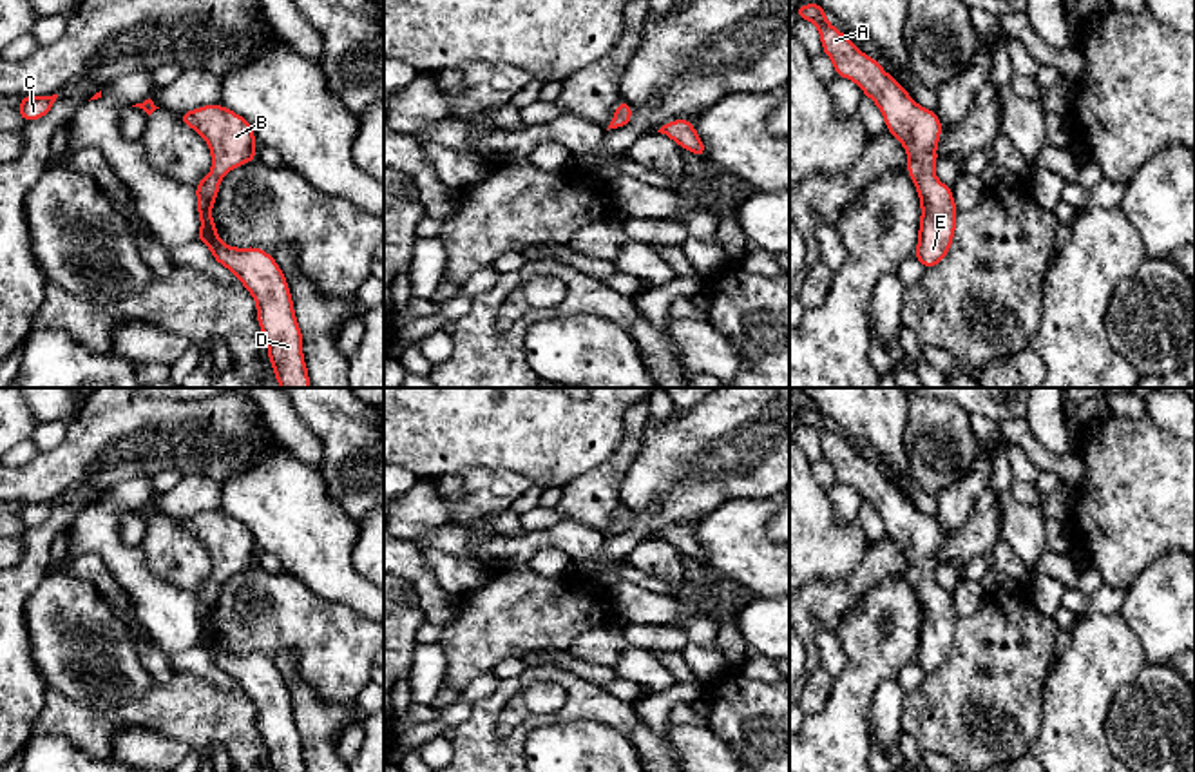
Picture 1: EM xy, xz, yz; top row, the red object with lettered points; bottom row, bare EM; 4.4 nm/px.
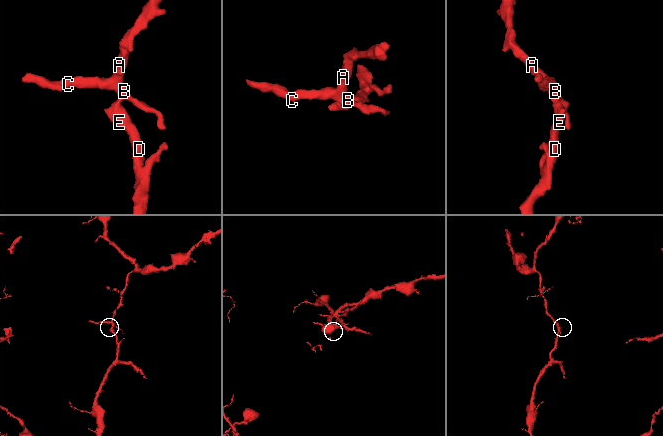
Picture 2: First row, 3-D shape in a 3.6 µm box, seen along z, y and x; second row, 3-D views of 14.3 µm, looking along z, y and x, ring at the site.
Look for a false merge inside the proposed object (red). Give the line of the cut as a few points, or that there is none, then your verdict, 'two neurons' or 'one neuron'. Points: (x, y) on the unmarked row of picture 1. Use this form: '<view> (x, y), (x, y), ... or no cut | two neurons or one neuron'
no cut | one neuron

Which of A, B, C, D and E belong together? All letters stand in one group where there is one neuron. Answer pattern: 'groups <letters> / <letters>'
groups A B C D E

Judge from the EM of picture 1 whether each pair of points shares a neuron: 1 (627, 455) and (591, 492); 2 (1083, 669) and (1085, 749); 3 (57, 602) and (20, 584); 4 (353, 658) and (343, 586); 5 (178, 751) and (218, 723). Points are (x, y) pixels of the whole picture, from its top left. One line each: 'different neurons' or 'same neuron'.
1: same neuron
2: same neuron
3: different neurons
4: different neurons
5: different neurons

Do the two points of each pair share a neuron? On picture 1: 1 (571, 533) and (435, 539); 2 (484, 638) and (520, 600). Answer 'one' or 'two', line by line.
1: one
2: one

